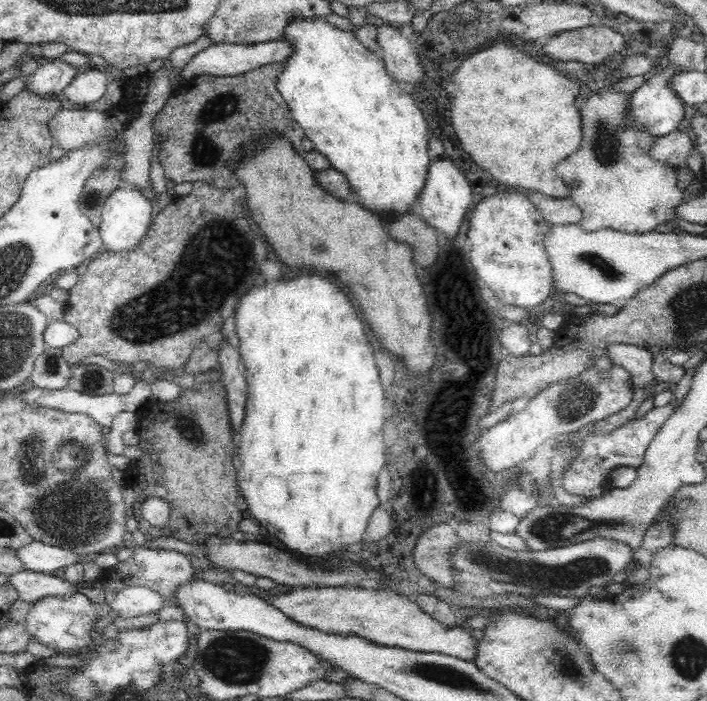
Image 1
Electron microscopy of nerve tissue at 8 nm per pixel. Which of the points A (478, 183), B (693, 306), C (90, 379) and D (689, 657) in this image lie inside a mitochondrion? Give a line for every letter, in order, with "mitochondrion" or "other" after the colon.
A: other
B: mitochondrion
C: mitochondrion
D: mitochondrion

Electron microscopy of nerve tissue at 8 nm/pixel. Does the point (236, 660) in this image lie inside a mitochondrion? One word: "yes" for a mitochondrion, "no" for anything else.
yes

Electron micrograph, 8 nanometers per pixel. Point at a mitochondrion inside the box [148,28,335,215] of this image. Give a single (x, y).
(222, 101)

